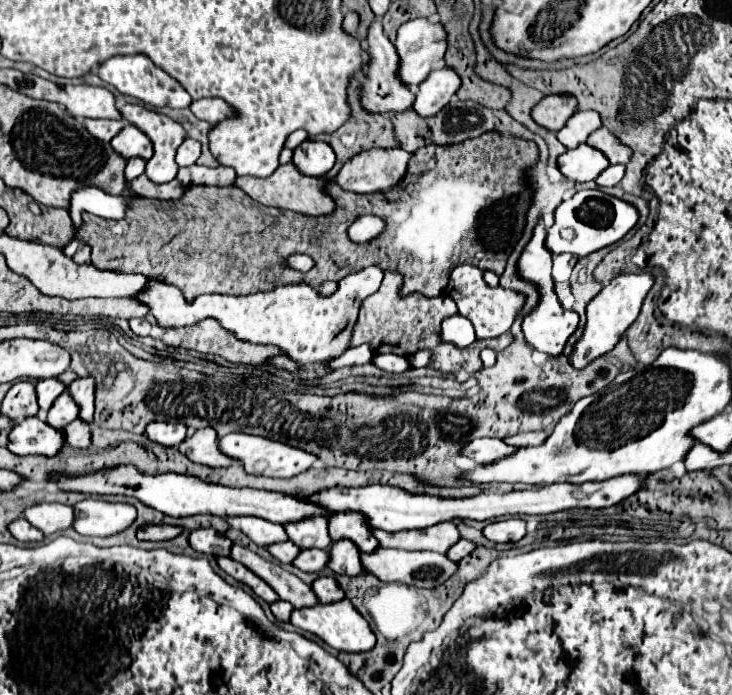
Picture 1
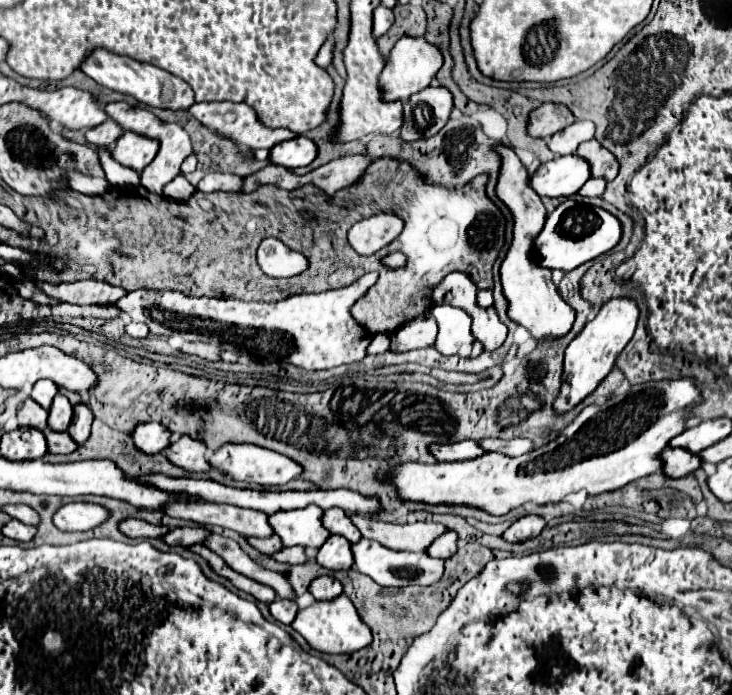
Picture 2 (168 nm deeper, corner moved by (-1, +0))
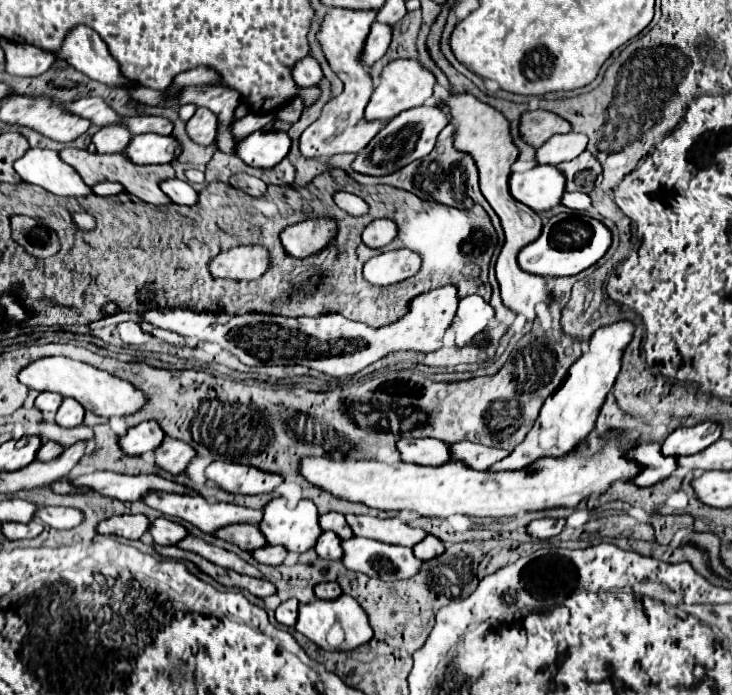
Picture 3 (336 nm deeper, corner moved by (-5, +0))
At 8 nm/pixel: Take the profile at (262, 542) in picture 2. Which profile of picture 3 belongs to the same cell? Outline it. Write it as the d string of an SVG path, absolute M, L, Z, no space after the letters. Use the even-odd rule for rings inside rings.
M232 524L228 528L220 528L216 532L216 536L222 538L222 540L228 540L232 544L236 544L242 550L250 550L250 552L266 546L266 538L252 524Z

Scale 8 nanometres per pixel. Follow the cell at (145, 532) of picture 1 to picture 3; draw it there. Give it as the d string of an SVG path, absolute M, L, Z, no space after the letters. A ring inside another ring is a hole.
M142 514L136 516L112 516L98 524L100 534L116 534L130 540L138 540L150 528L150 520Z

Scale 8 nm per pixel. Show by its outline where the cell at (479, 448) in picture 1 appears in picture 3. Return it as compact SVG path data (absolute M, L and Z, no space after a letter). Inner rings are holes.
M400 438L398 450L404 462L424 464L424 466L440 466L450 460L450 446L442 440L434 438Z

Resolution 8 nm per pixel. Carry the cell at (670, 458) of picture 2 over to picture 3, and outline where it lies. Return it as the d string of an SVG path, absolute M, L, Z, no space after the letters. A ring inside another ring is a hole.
M640 444L636 450L628 452L630 458L640 462L644 468L642 472L632 480L638 486L652 486L662 480L666 480L676 468L676 458L674 456L662 456L660 444Z

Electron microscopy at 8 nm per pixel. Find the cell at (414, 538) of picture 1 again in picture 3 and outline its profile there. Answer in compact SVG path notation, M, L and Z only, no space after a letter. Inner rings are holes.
M346 516L350 528L354 530L356 536L366 536L374 538L386 544L396 544L396 546L414 546L426 538L426 530L422 528L412 528L404 524L400 518L372 518L372 516Z

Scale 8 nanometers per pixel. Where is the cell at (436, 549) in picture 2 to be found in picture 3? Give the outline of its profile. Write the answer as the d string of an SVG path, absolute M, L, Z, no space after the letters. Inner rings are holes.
M426 536L426 540L422 540L422 542L418 542L414 546L414 554L420 560L430 560L434 556L440 556L444 550L446 550L444 542L440 538L436 538L436 536Z

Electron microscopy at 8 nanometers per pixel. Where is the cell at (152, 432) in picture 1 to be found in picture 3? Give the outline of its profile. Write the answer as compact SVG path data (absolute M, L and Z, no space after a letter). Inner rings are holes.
M156 420L132 426L126 436L120 438L120 448L130 456L140 456L156 450L164 440L164 432Z

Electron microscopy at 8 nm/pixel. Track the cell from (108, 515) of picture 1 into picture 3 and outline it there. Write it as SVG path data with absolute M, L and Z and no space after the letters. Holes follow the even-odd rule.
M60 506L40 508L40 510L36 512L36 516L38 516L44 524L48 524L48 526L52 526L52 528L58 528L58 530L74 528L74 526L78 526L78 524L84 520L82 512L78 512L76 508L60 508Z

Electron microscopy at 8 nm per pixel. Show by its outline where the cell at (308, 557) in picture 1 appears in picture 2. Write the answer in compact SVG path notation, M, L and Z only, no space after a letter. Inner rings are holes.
M294 546L294 548L282 548L282 550L274 552L272 558L278 560L278 562L286 562L286 564L302 564L302 562L306 562L304 548L298 548L298 546Z

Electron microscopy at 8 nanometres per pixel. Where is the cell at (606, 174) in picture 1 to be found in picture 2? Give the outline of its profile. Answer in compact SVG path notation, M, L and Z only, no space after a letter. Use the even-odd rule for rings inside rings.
M588 180L588 182L578 190L578 194L580 194L580 196L602 196L604 188L606 188L606 180Z

